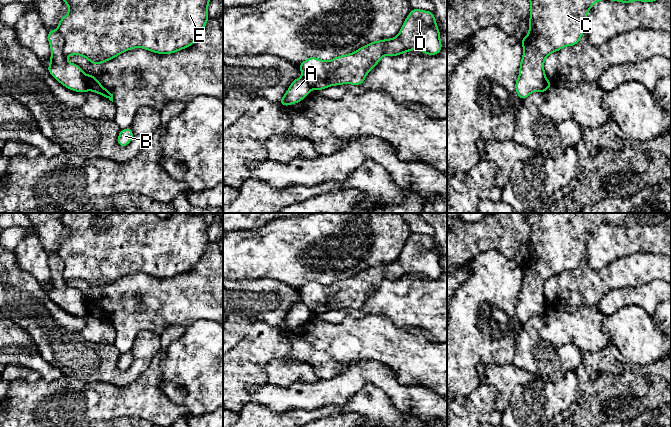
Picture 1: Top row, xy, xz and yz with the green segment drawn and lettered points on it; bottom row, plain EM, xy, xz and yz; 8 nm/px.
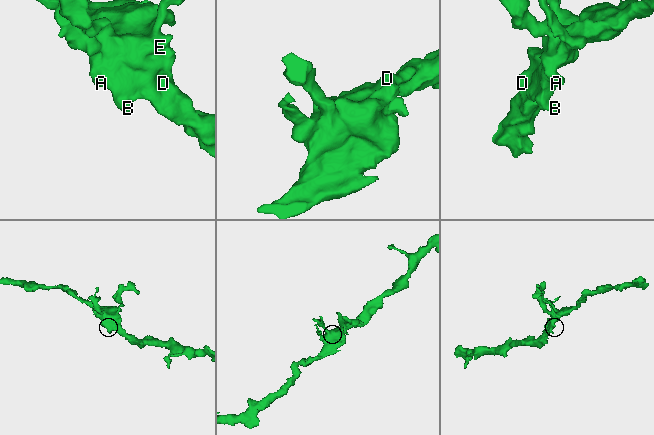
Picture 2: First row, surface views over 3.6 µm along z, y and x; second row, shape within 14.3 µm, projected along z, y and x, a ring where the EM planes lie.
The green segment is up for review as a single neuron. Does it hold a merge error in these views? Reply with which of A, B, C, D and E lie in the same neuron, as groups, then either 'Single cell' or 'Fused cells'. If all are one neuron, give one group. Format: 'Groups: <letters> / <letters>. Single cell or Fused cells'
Groups: A / B C D E. Fused cells

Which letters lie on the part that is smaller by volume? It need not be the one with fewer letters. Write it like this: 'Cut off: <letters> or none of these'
Cut off: A

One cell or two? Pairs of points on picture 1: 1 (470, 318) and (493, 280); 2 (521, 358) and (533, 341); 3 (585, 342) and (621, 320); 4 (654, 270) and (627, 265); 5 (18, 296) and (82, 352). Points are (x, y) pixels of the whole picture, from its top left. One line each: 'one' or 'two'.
1: one
2: one
3: two
4: one
5: one

